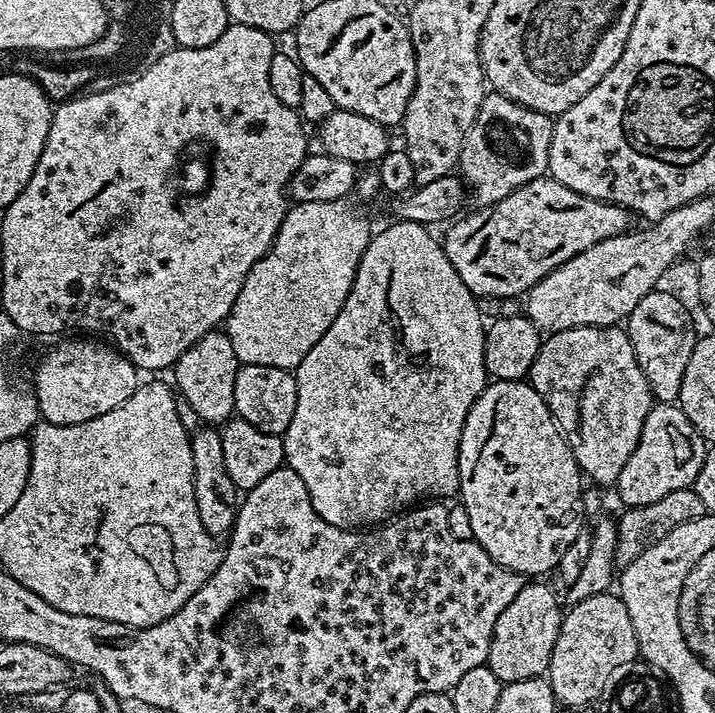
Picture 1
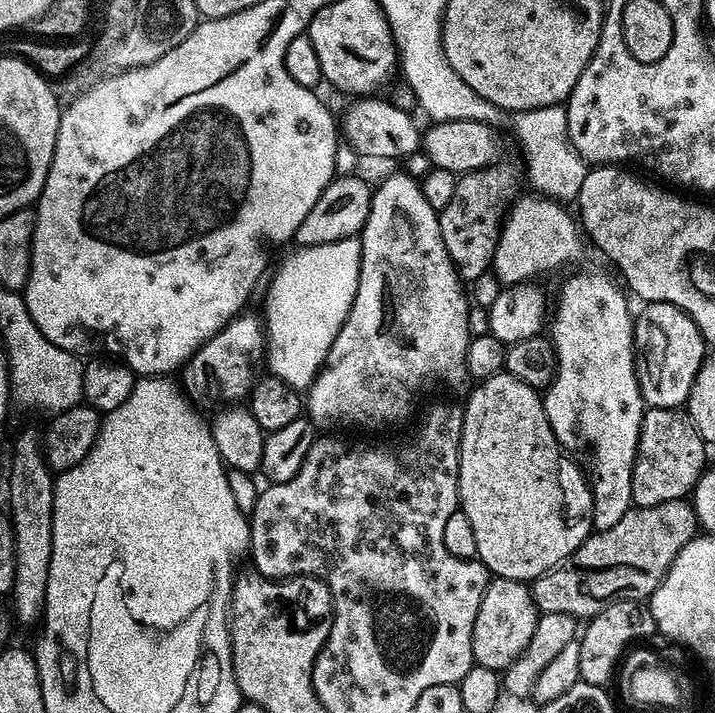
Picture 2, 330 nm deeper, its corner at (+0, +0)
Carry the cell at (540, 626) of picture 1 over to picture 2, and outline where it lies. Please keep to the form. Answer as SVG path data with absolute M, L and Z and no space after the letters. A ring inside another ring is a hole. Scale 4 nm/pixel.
M495 577L489 581L475 616L472 634L473 661L480 666L500 672L524 652L536 629L540 612L533 602L527 583Z

